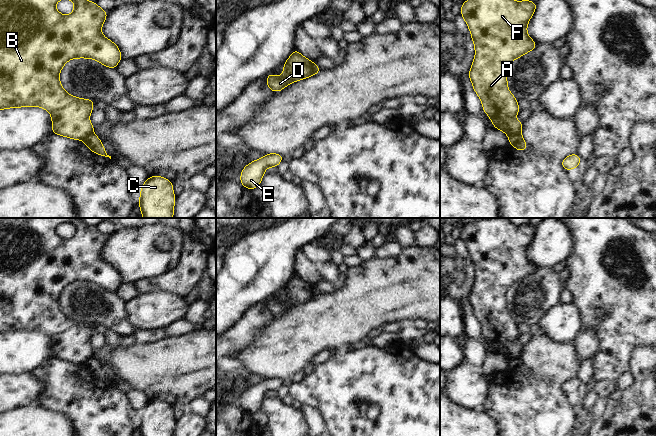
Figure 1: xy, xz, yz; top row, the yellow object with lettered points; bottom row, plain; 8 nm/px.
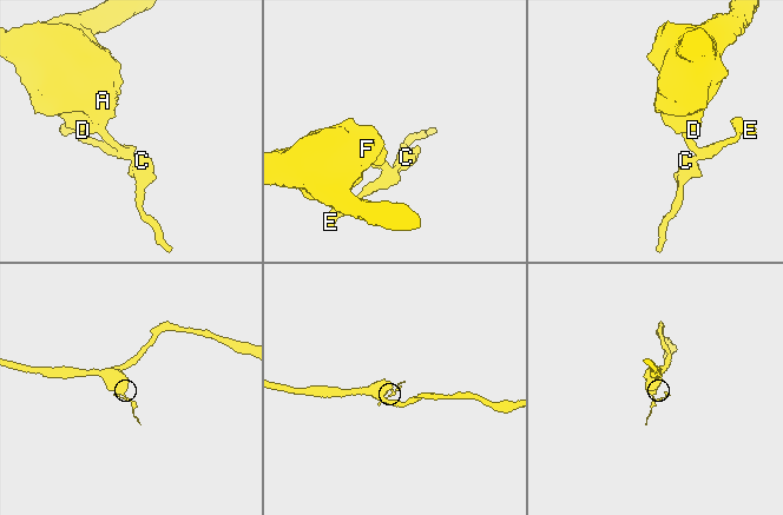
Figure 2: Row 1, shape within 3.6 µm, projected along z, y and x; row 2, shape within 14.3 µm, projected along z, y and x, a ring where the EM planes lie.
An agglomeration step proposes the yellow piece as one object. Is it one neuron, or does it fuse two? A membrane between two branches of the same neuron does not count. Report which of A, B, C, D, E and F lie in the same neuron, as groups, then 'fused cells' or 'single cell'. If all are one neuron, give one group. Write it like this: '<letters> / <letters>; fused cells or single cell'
A B D F / C E; fused cells

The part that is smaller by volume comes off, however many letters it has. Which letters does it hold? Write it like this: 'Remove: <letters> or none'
Remove: C, E.

